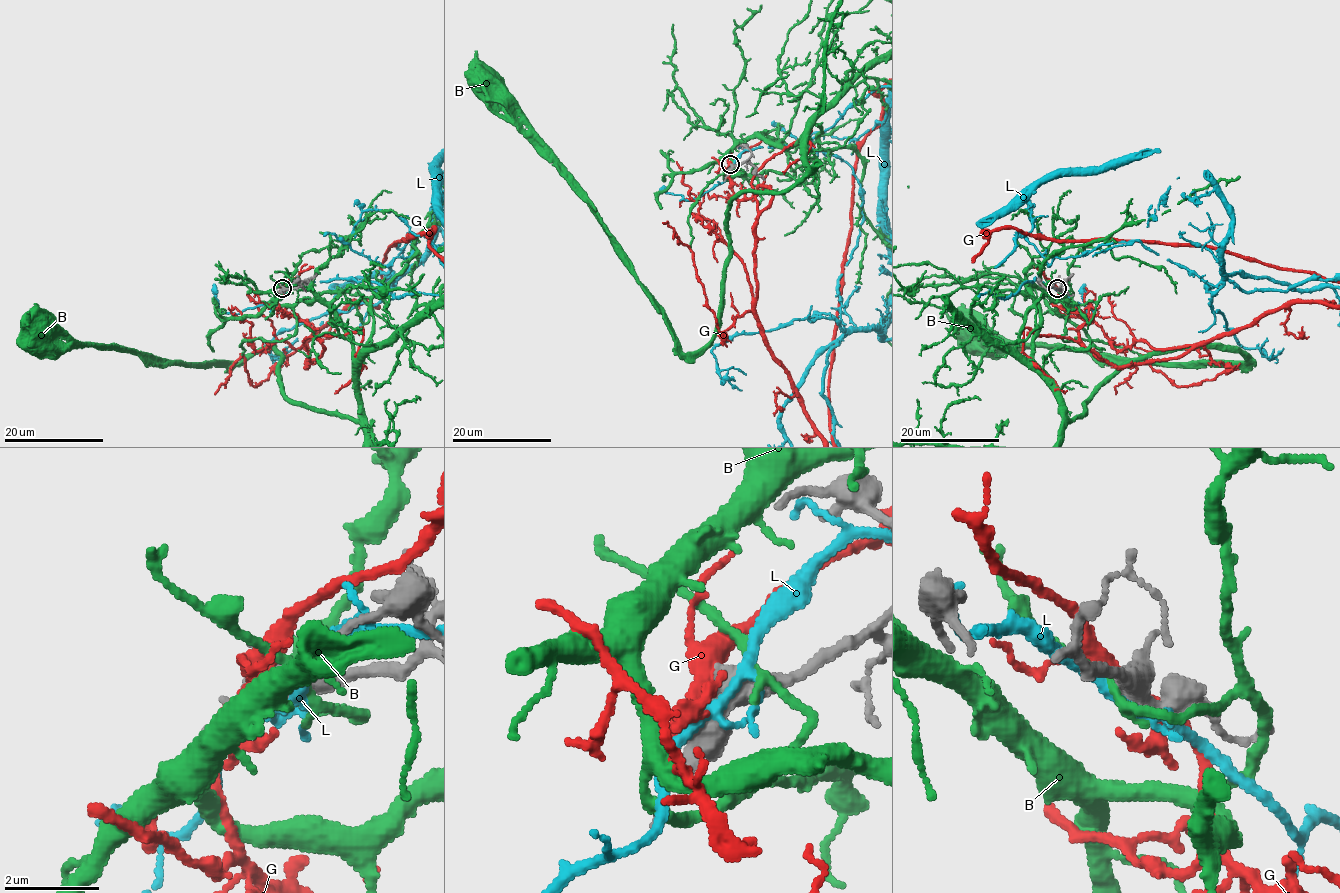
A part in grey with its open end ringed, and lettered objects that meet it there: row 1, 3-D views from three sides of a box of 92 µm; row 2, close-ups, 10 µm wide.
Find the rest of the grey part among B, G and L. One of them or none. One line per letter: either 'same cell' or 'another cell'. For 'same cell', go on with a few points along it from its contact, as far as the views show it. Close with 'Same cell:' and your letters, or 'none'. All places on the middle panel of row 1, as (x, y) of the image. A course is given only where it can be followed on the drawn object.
B: another cell
G: same cell
L: another cell
Same cell: G

